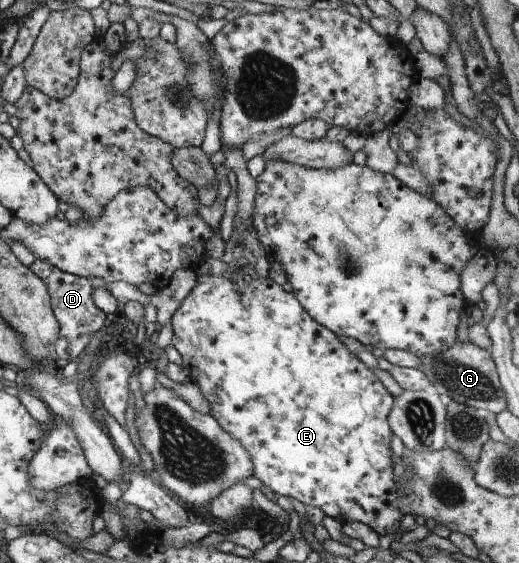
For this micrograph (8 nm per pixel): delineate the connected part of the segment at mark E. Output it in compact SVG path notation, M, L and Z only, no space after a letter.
M197 274L196 285L178 308L171 319L173 325L172 345L182 357L182 366L189 379L198 385L202 395L210 405L209 414L220 424L220 427L238 440L247 449L250 461L254 467L253 475L262 481L264 488L298 499L303 504L320 507L325 513L337 519L342 524L358 521L369 525L381 536L398 534L400 520L404 516L399 508L399 495L396 493L393 467L396 462L390 448L393 431L390 429L387 417L393 406L394 397L382 385L376 374L351 352L333 331L320 325L310 317L310 314L300 305L294 292L287 292L269 275L256 280L245 278L234 280L228 274Z

